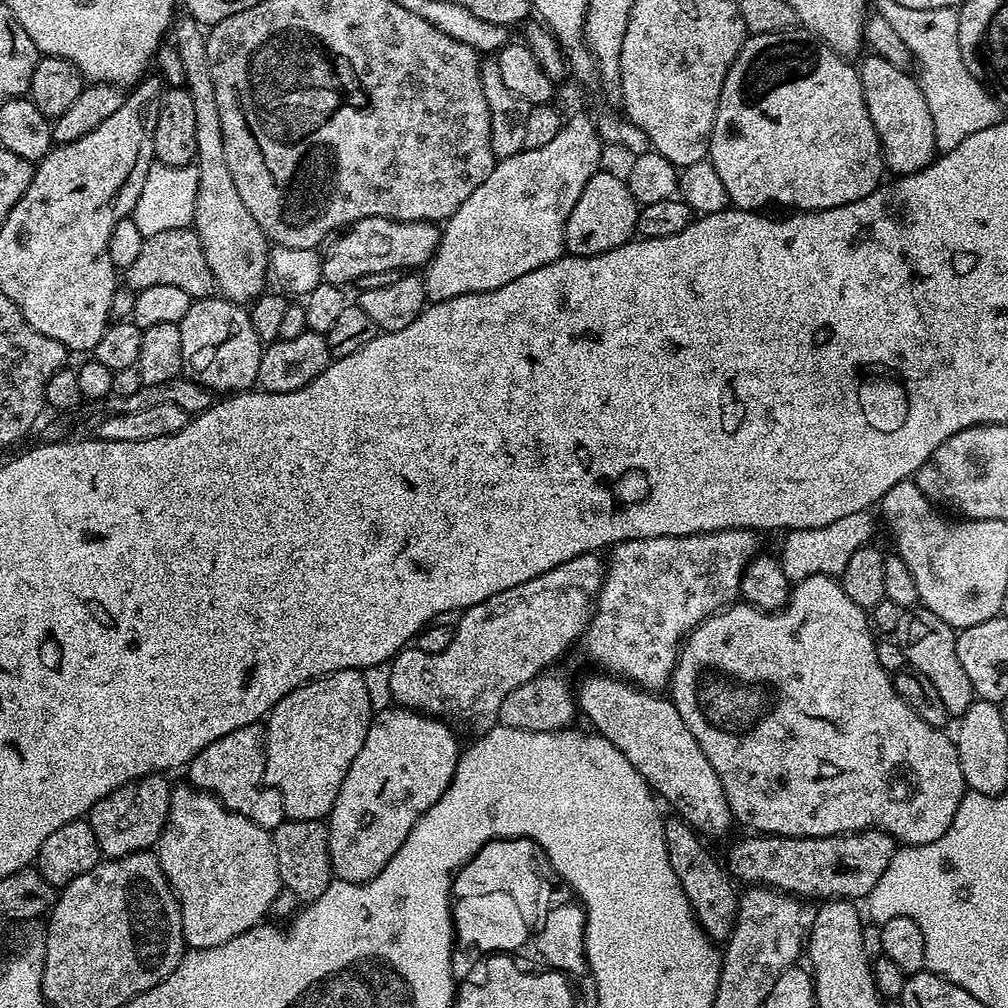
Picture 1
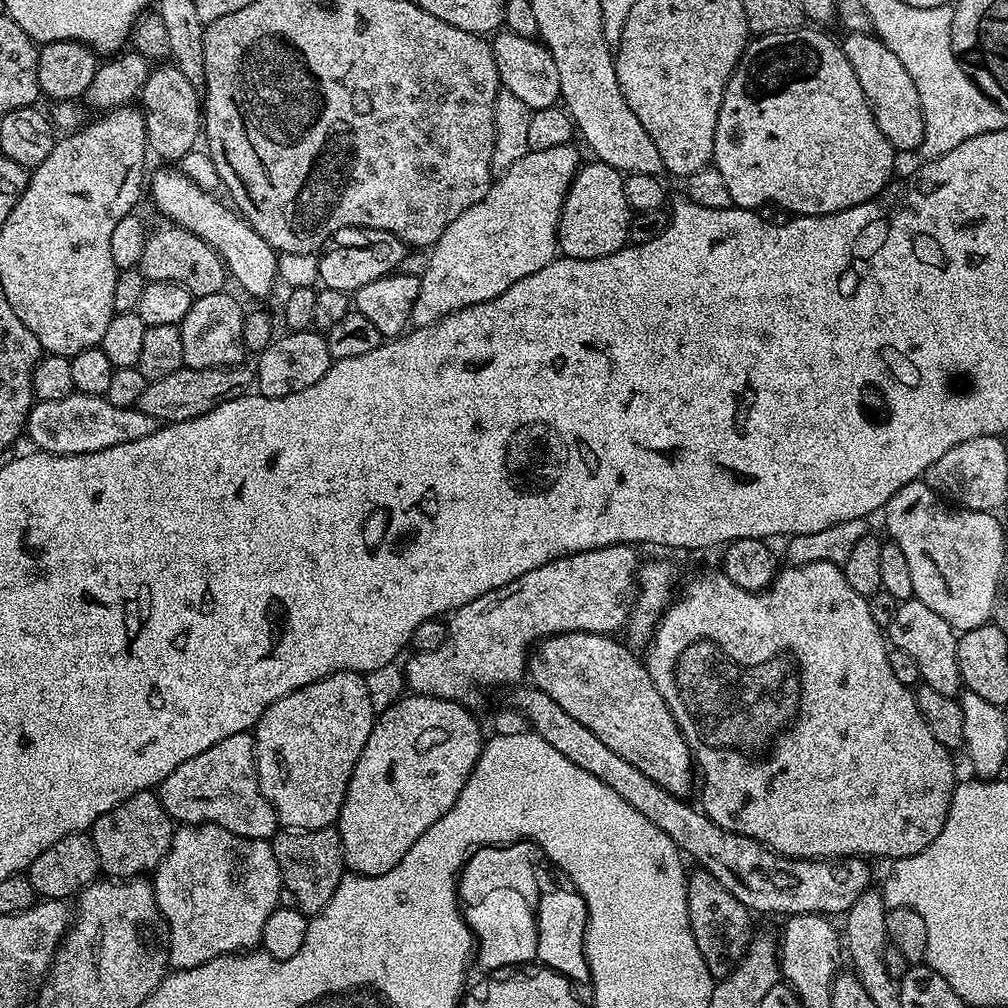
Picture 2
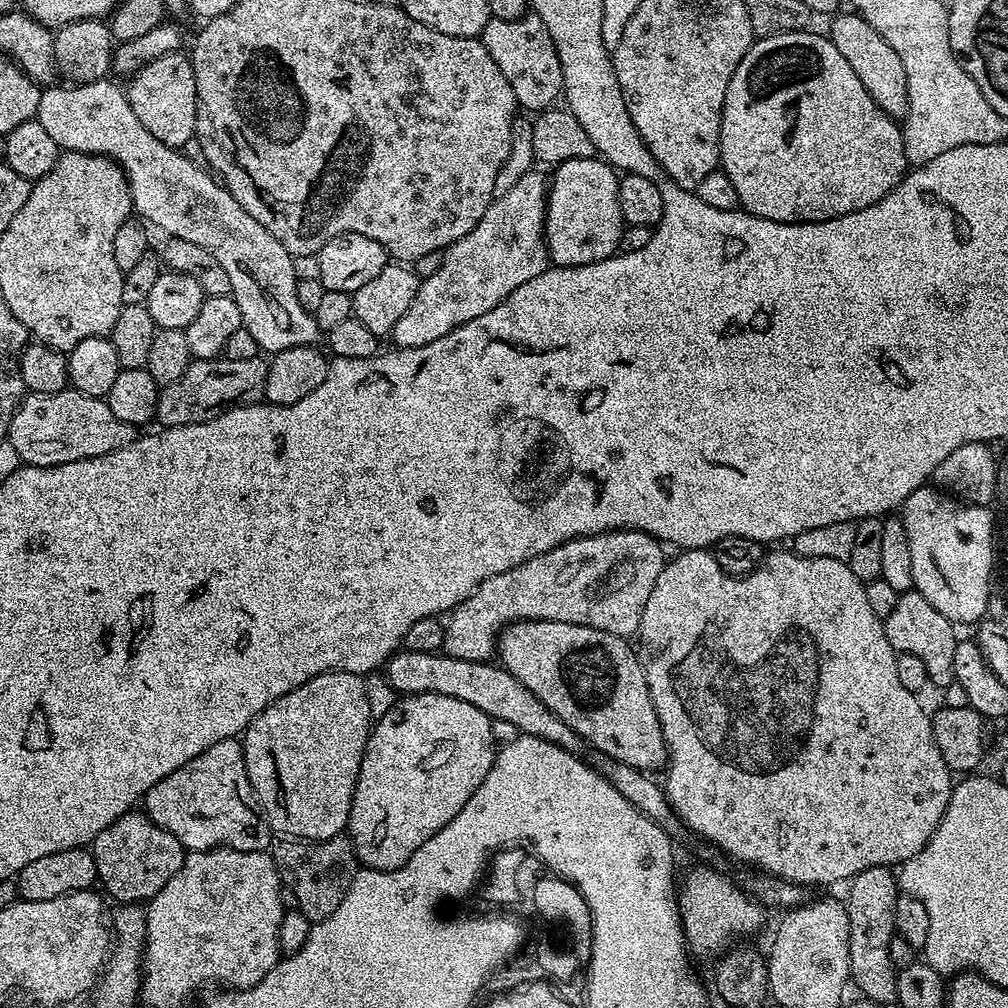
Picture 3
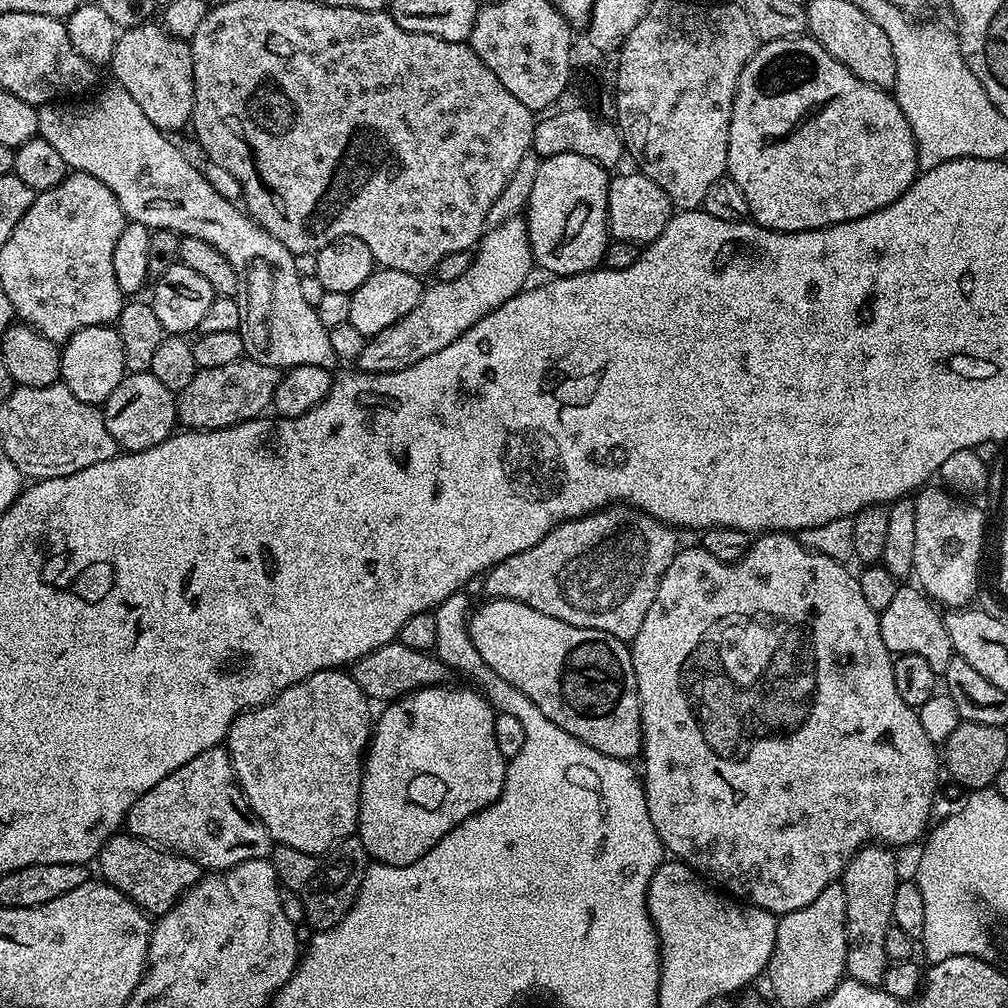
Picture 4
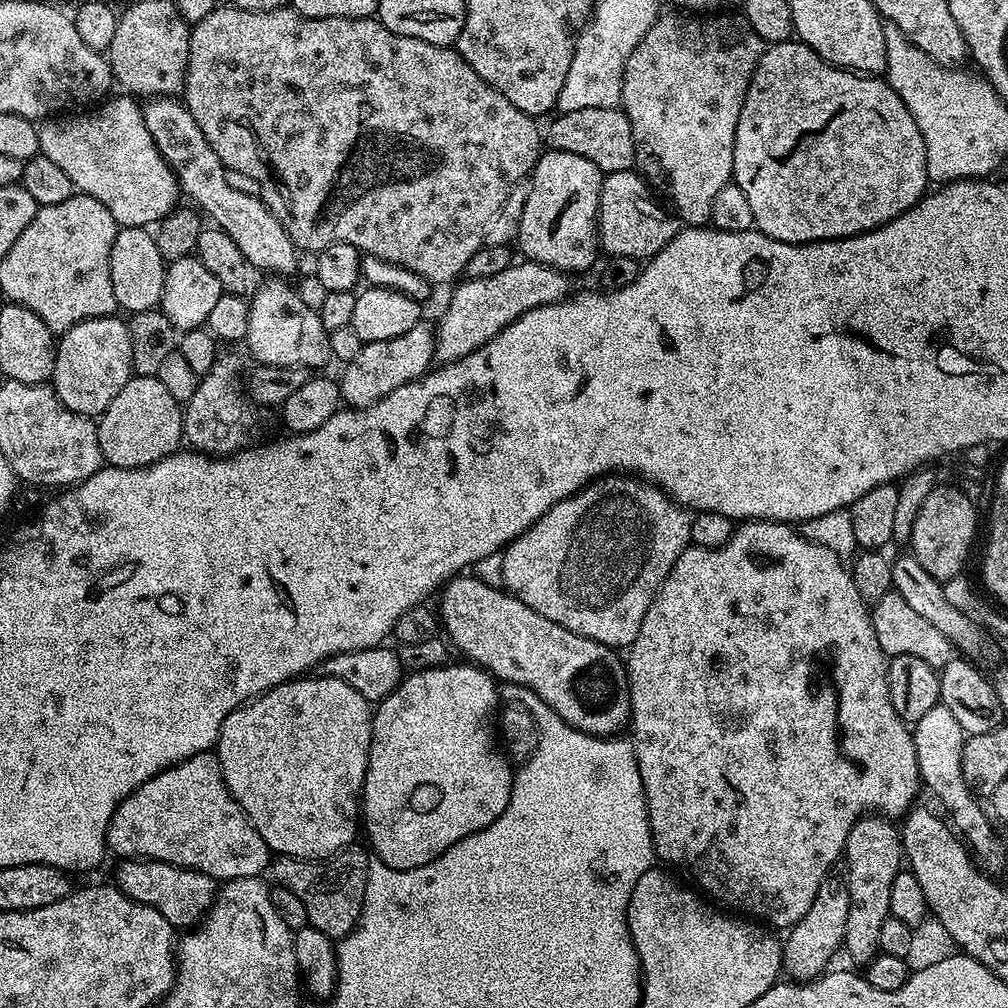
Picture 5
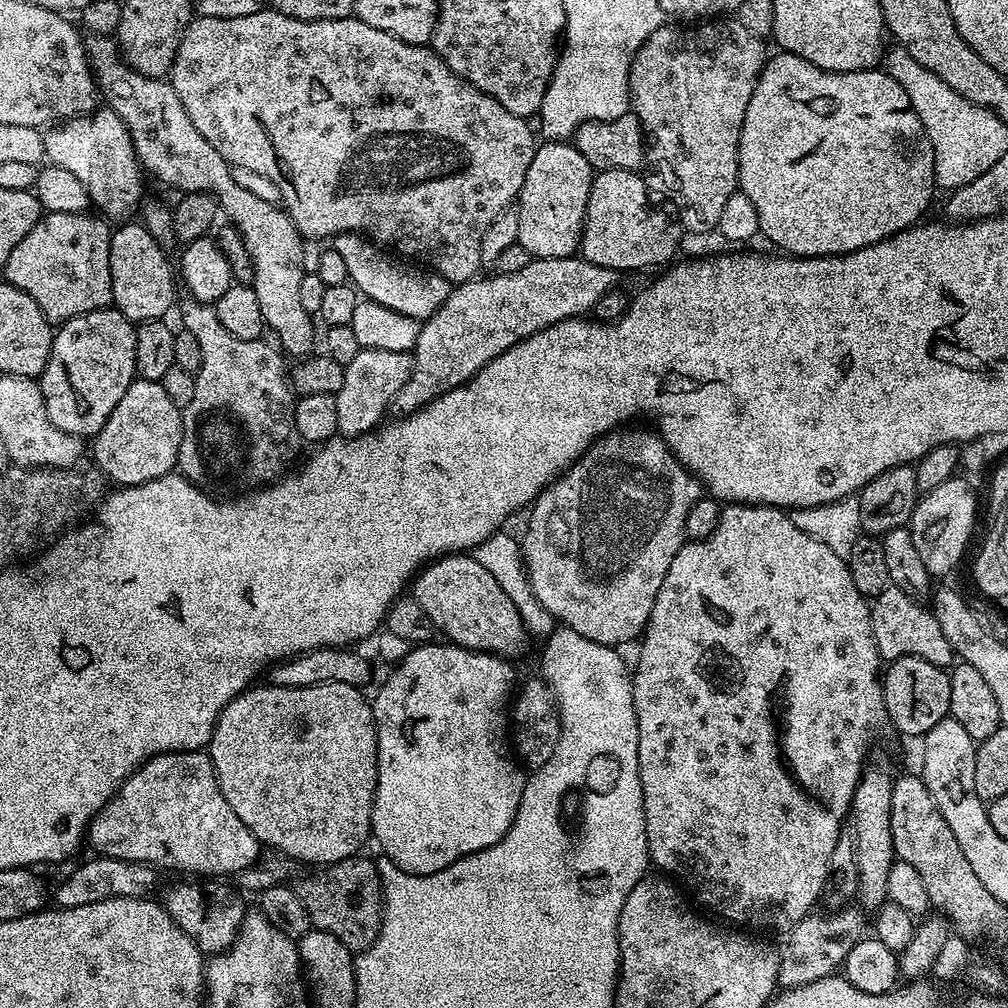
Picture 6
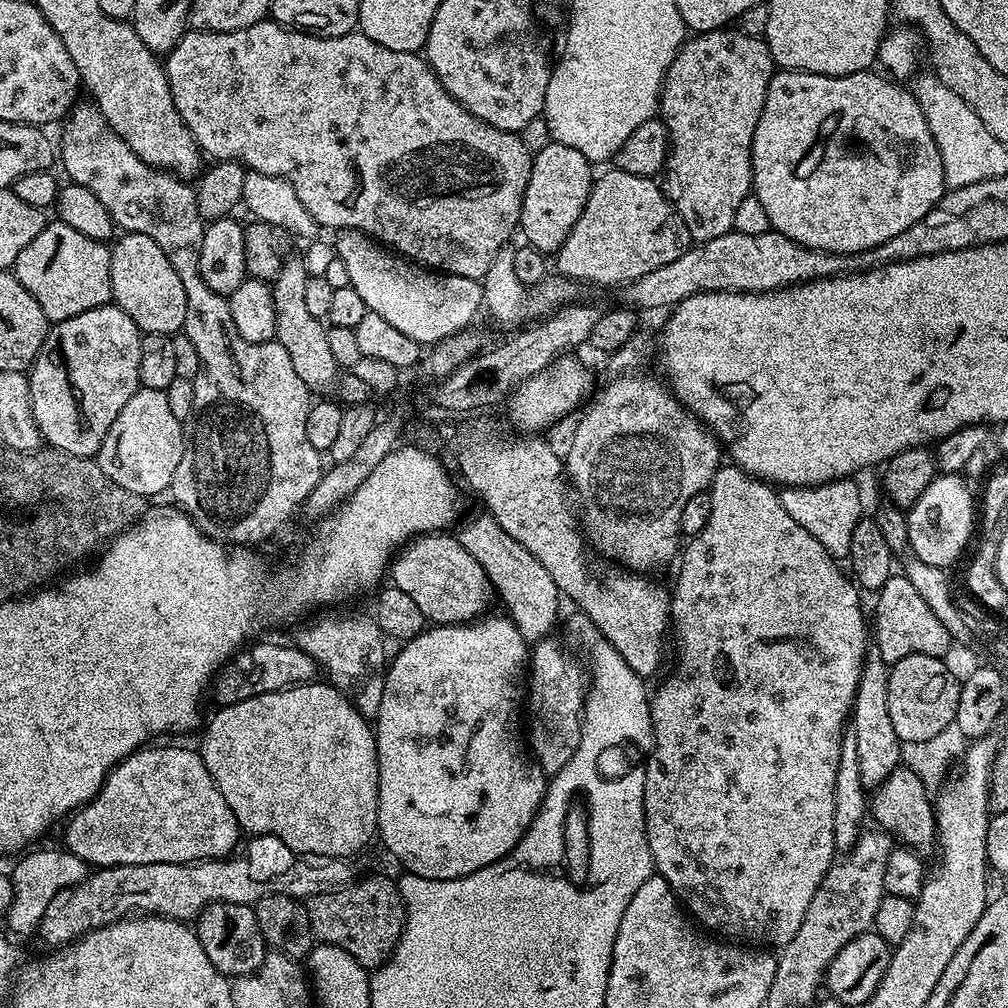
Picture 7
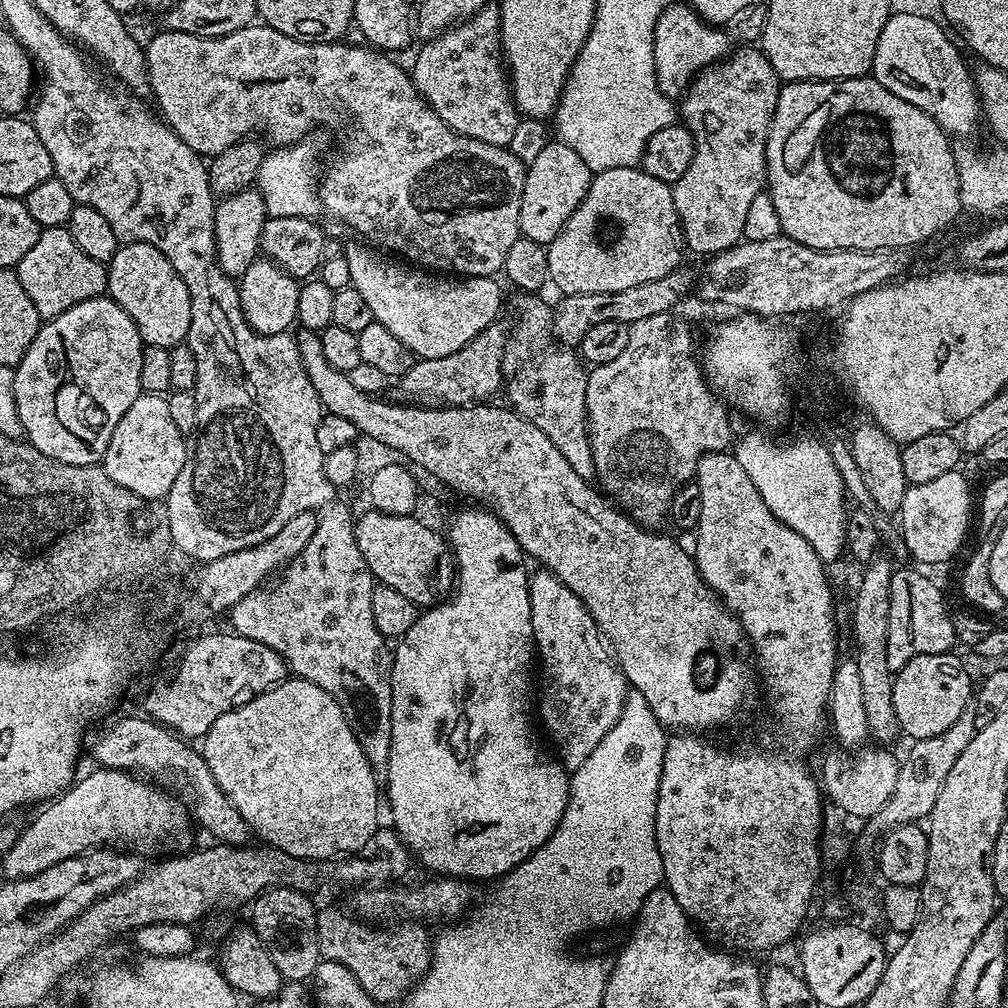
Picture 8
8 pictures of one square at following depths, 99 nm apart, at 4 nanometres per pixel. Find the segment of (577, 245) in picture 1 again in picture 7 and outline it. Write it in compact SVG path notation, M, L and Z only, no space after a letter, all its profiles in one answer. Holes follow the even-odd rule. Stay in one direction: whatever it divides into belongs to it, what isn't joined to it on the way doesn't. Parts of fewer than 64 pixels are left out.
M548 142L540 153L537 151L533 155L530 182L520 211L519 231L522 236L524 232L523 239L539 252L559 252L570 230L574 230L574 222L578 222L594 183L592 168L593 165L585 156L578 154L578 150L555 142Z

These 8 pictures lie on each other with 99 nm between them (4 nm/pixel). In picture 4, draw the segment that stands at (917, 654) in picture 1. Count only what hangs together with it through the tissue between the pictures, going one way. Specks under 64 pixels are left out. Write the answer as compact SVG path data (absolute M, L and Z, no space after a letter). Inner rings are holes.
M897 587L890 606L878 613L882 642L886 642L888 651L893 654L918 654L918 658L926 658L930 662L930 670L942 674L946 666L950 666L952 643L950 634L946 634L946 626L941 609L919 587Z

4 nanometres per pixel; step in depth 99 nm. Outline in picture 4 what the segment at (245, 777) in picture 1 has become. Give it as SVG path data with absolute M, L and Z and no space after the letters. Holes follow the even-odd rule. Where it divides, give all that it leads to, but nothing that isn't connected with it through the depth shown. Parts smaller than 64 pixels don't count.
M224 746L190 758L186 766L178 766L158 786L146 790L128 812L126 832L153 846L178 852L204 870L223 870L242 862L266 860L274 847L266 826L248 806L248 798L236 781L230 754Z

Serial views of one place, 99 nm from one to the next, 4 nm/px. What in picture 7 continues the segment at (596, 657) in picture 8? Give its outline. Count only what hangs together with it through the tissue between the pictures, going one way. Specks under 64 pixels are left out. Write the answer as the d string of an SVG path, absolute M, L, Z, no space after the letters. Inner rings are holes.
M553 637L533 645L526 686L526 742L533 759L545 775L556 775L574 756L581 741L584 703L587 700L588 674L581 664L564 652Z

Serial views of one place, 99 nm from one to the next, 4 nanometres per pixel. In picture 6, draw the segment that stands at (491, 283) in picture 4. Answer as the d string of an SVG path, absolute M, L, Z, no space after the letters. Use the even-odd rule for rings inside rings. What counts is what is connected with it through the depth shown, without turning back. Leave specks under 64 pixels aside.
M361 348L360 353L354 357L354 362L344 365L345 382L335 395L338 406L336 430L341 437L367 436L385 419L384 411L387 413L391 409L398 390L402 390L402 386L406 386L412 377L413 359L412 352Z

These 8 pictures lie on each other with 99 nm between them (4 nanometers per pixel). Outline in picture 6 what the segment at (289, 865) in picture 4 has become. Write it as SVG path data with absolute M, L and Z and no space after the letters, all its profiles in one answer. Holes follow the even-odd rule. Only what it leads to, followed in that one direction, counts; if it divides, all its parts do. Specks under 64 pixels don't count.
M357 854L313 872L316 872L313 876L304 876L294 884L302 906L306 906L306 914L310 914L313 929L338 938L352 954L371 948L380 933L380 918L384 915L384 895L380 893L376 860Z

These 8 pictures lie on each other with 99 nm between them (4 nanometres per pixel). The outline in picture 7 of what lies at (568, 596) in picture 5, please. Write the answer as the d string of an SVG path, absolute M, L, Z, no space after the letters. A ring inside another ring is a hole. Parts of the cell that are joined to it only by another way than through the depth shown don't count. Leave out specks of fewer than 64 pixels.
M624 372L599 392L600 389L587 401L584 417L572 432L568 456L566 452L566 476L575 495L576 492L580 495L580 504L584 507L582 528L591 547L593 544L606 559L612 560L608 562L621 569L652 574L655 568L677 559L682 548L682 509L689 498L711 485L716 471L722 467L722 445L703 422L677 400L663 379L651 380L640 372Z

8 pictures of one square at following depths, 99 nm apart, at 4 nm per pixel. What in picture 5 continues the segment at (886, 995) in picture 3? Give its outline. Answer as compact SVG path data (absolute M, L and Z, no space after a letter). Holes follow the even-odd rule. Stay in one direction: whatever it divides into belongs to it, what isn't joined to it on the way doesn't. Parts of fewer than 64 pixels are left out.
M865 814L854 822L850 834L846 838L842 863L848 867L850 882L850 914L846 918L846 934L844 935L843 951L854 963L867 966L880 952L880 937L882 922L890 915L890 890L894 886L894 878L902 871L902 861L905 859L902 847L902 832L896 828L891 819L879 814Z

